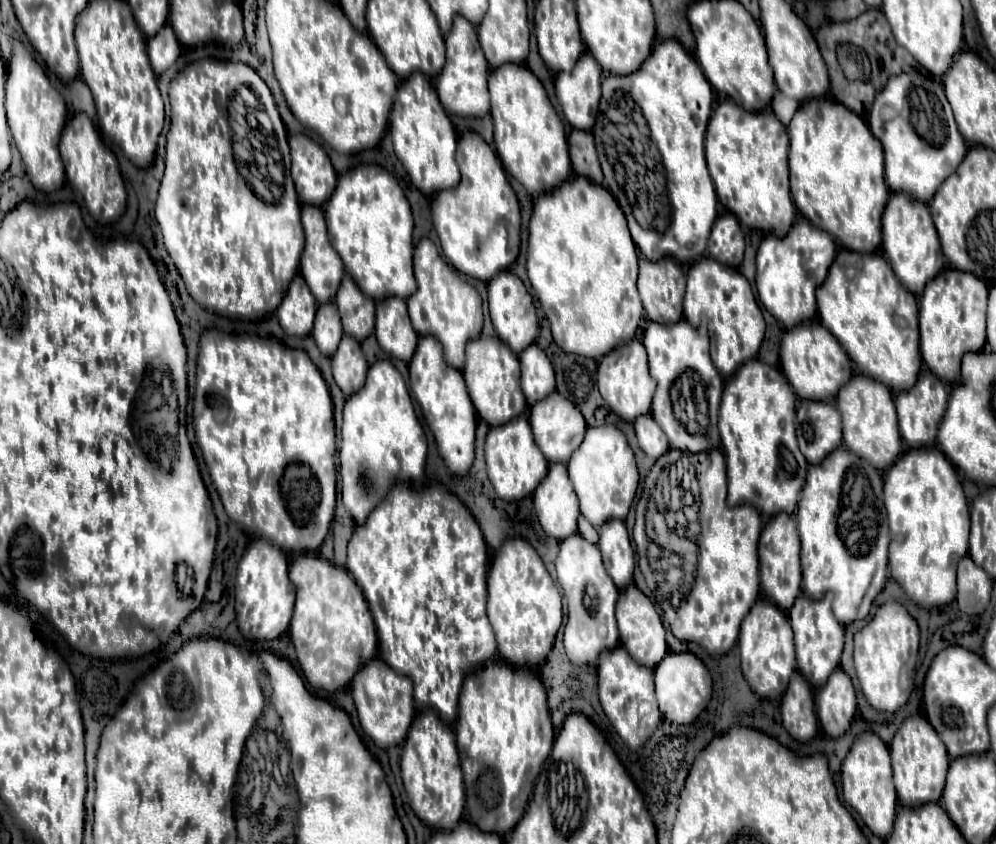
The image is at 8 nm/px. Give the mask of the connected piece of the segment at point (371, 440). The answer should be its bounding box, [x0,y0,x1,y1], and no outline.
[342,361,426,525]

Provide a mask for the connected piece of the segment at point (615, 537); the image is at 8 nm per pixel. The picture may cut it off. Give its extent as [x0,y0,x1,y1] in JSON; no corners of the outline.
[598,519,634,589]

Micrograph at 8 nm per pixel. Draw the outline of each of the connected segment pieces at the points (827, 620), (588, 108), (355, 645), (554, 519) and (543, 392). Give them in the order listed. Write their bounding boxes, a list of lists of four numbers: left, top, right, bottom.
[[788,595,844,687],[556,51,602,131],[290,553,378,691],[534,463,578,539],[520,343,554,405]]

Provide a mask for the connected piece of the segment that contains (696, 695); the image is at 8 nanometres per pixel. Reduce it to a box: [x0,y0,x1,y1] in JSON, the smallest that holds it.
[654,653,712,725]

